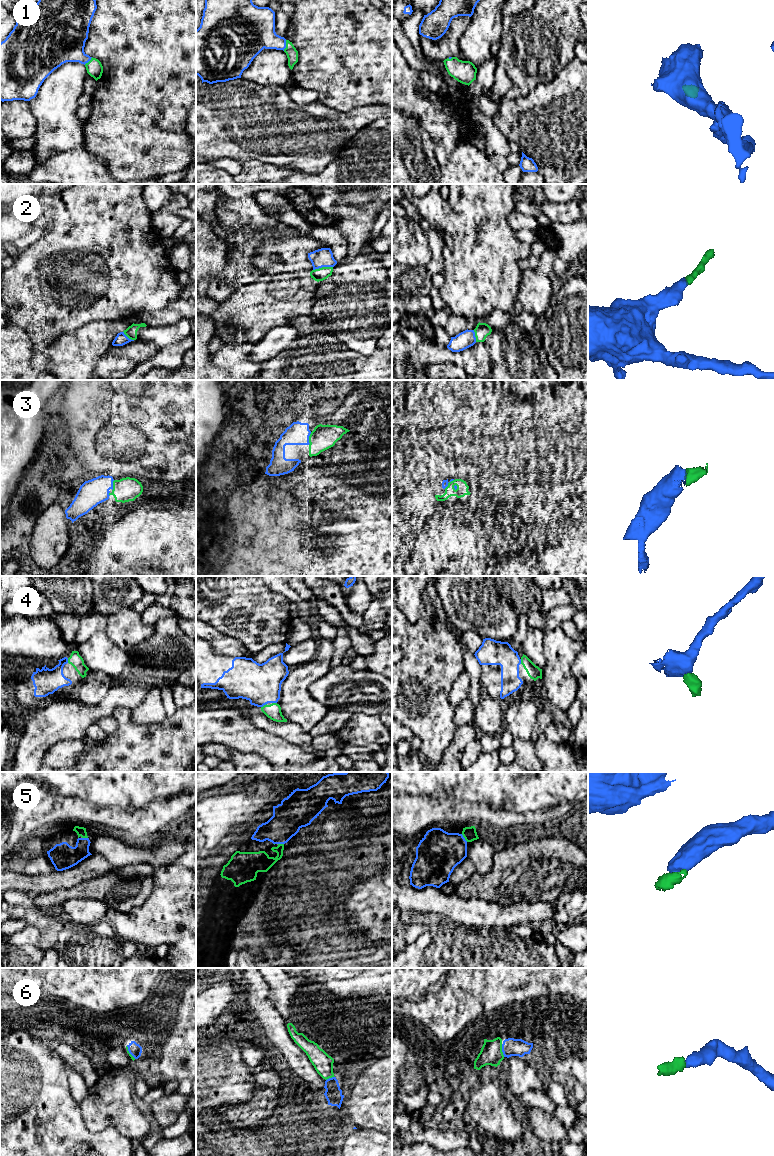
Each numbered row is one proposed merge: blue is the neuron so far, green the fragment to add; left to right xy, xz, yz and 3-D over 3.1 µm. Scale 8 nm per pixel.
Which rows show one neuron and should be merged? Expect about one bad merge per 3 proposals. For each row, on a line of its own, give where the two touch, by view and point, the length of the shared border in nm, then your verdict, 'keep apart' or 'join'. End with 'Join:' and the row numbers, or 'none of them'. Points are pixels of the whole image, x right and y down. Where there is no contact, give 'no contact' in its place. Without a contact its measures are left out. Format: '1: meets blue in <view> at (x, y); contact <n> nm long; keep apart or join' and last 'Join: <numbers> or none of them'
1: meets blue in xz at (285, 45); contact 90 nm long; join
2: meets blue in xz at (322, 266); contact 160 nm long; join
3: meets blue in xz at (308, 438); contact 110 nm long; join
4: meets blue in xz at (263, 705); contact 60 nm long; join
5: meets blue in yz at (464, 838); contact 80 nm long; join
6: meets blue in yz at (502, 1050); contact 110 nm long; join
Join: 1, 2, 3, 4, 5, 6

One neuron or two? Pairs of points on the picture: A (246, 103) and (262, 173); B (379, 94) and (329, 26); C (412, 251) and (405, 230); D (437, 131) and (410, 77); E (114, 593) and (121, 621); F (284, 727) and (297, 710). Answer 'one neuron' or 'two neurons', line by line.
A: two neurons
B: one neuron
C: one neuron
D: one neuron
E: one neuron
F: two neurons

